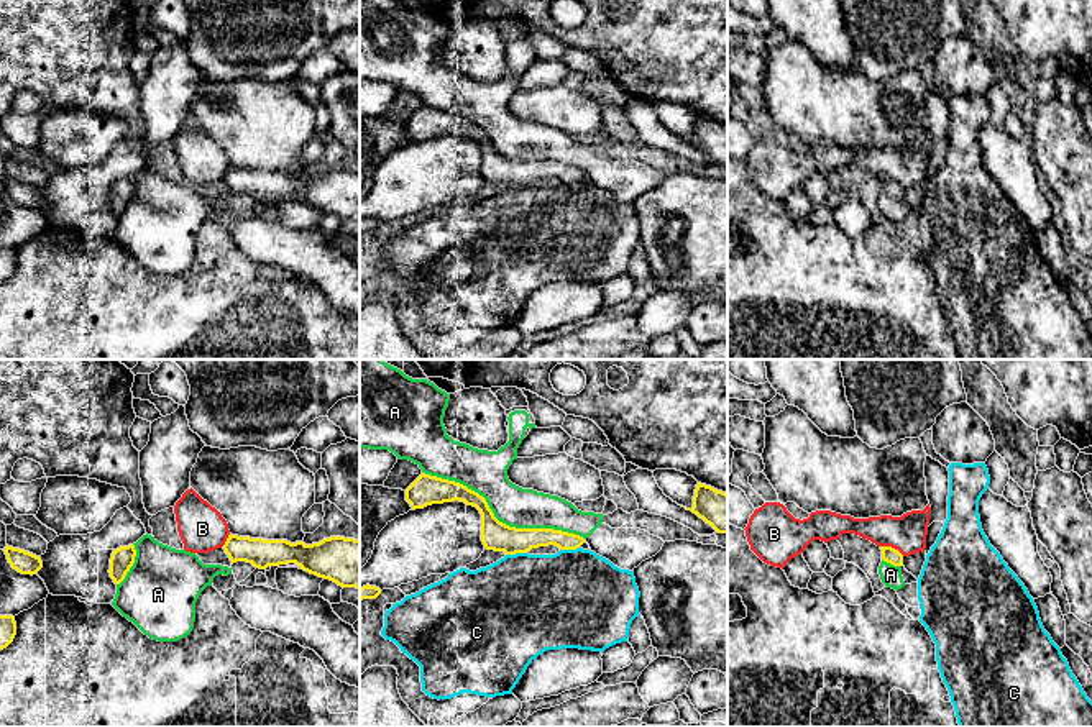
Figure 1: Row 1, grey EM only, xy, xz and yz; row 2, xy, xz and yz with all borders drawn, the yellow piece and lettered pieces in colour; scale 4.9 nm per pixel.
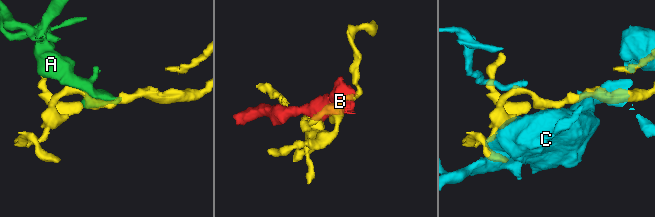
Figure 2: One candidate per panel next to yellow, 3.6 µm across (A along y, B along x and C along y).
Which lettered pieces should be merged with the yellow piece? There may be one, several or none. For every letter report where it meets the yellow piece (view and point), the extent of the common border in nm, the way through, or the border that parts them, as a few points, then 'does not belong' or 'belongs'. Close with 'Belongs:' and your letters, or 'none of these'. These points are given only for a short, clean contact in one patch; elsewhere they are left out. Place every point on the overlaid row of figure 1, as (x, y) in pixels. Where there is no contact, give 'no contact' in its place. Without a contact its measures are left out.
A: xz (501, 522) | 850 nm | does not belong
B: yz (890, 547) | 130 nm | does not belong
C: xz (570, 548) | 110 nm | does not belong
Belongs: none of these

